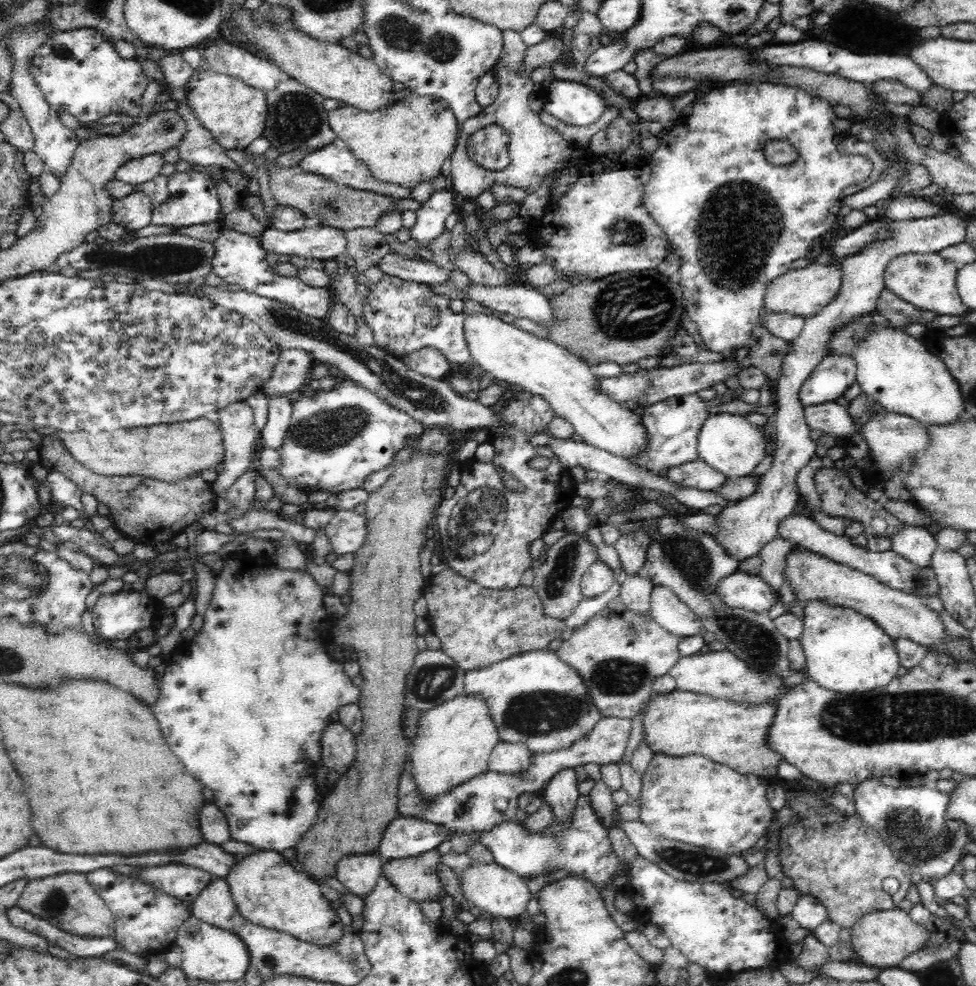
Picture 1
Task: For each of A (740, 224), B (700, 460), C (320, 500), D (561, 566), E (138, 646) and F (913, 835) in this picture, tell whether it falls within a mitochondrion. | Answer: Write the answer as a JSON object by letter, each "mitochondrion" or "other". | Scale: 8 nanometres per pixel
{"A":"mitochondrion","B":"other","C":"other","D":"mitochondrion","E":"other","F":"mitochondrion"}

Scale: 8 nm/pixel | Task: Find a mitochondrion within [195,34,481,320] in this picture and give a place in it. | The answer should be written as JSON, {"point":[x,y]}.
{"point":[296,119]}

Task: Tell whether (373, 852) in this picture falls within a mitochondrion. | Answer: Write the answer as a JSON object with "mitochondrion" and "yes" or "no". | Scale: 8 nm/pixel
{"mitochondrion":"no"}

